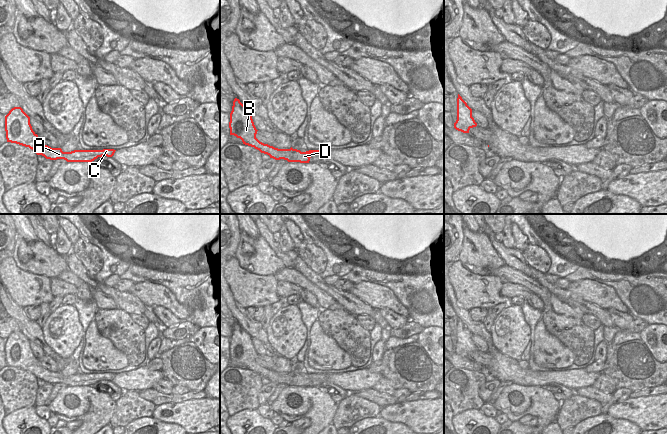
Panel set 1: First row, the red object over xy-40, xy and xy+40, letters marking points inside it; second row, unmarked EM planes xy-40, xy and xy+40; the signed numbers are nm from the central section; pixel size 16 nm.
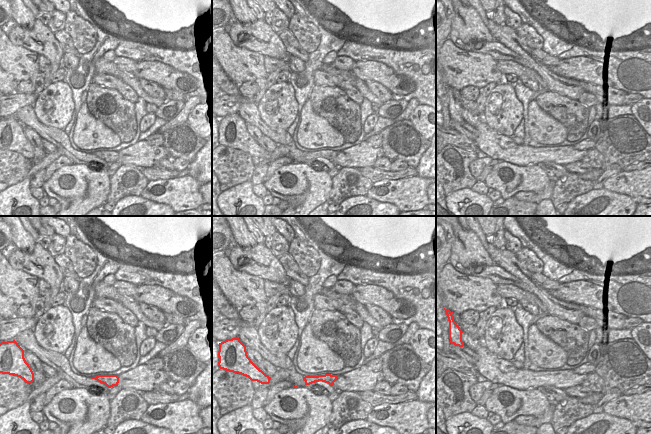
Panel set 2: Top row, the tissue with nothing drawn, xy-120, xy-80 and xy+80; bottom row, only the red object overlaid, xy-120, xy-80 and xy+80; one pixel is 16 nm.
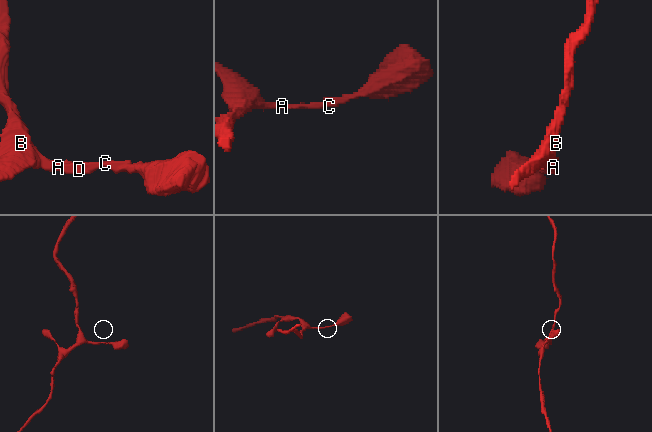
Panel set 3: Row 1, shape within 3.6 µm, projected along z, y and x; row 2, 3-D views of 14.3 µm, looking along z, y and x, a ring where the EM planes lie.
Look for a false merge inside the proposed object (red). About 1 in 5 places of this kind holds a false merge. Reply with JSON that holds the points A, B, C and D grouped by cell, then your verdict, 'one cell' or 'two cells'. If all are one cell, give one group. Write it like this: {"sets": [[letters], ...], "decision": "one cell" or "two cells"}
{"sets": [["A", "B", "C", "D"]], "decision": "one cell"}

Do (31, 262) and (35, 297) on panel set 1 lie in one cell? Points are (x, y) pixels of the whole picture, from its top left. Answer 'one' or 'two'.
two

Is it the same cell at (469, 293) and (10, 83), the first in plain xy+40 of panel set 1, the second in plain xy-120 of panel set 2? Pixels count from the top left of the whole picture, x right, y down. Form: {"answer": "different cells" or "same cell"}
{"answer": "different cells"}

